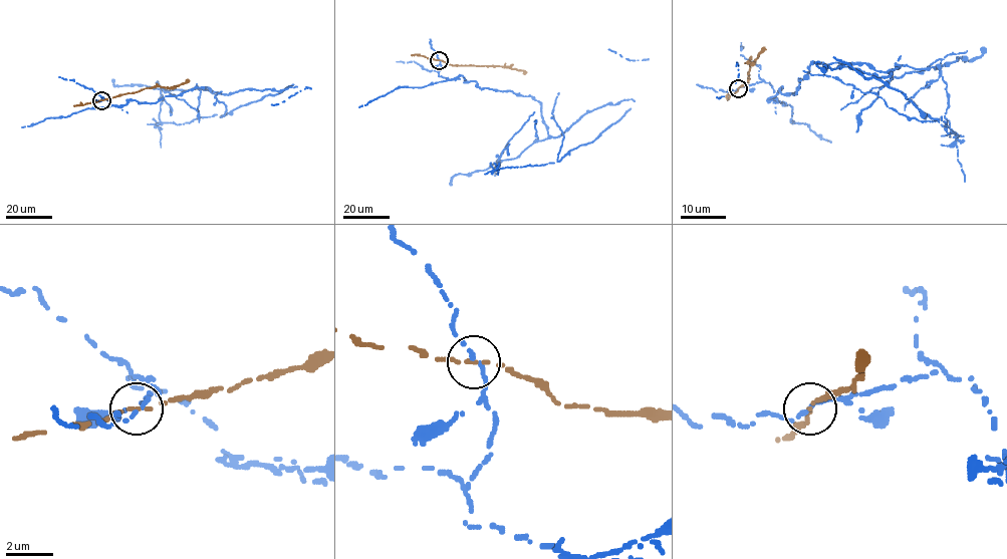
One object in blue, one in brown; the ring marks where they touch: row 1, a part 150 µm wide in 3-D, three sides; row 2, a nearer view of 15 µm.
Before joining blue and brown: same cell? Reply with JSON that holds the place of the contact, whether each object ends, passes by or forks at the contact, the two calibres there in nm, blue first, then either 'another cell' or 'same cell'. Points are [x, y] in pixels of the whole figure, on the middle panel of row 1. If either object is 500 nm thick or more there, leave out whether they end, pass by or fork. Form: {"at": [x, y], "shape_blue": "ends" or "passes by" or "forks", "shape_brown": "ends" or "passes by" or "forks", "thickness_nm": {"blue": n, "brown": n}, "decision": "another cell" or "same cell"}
{"at": [439, 60], "shape_blue": "ends", "shape_brown": "passes by", "thickness_nm": {"blue": 240, "brown": 130}, "decision": "another cell"}

